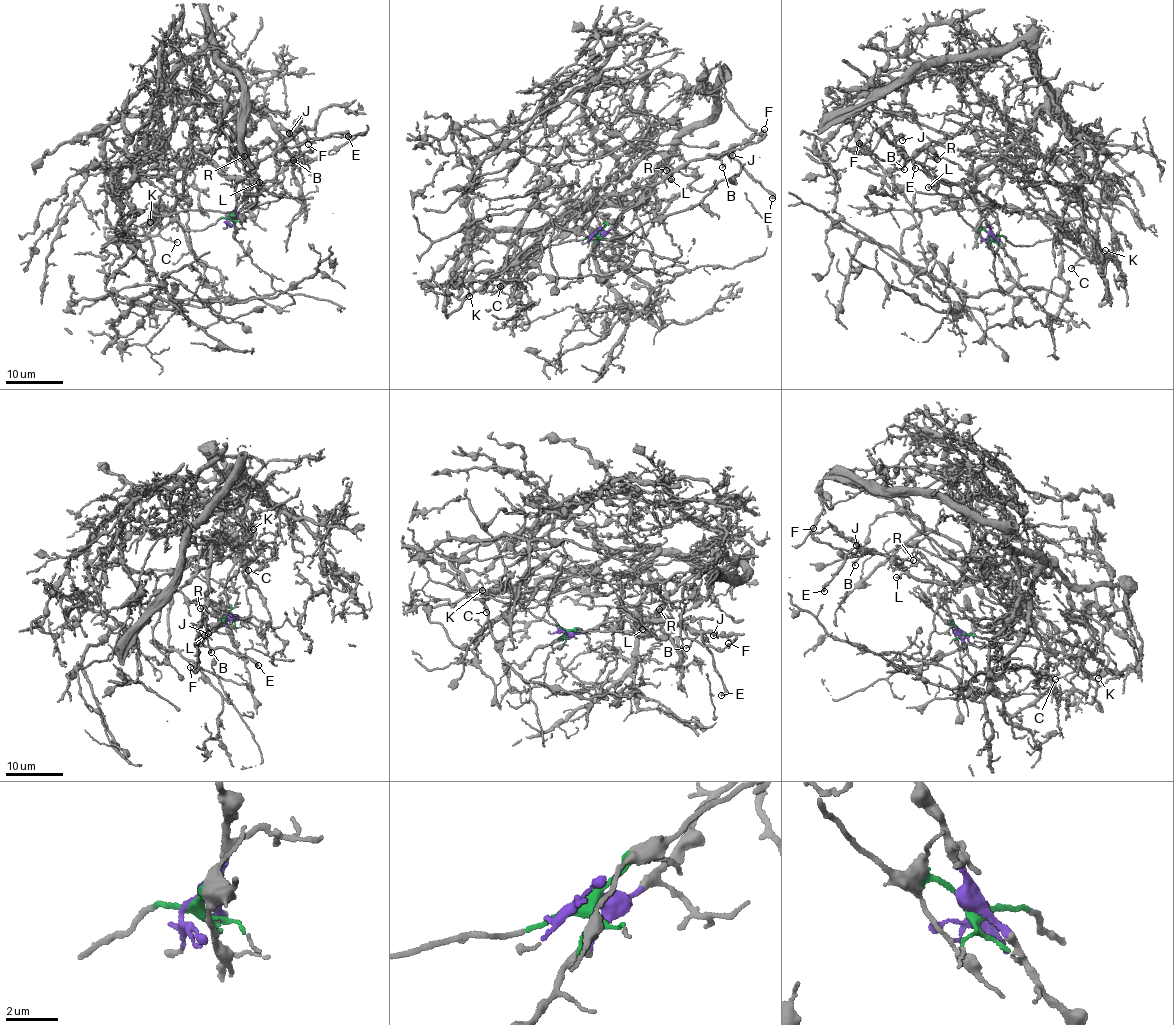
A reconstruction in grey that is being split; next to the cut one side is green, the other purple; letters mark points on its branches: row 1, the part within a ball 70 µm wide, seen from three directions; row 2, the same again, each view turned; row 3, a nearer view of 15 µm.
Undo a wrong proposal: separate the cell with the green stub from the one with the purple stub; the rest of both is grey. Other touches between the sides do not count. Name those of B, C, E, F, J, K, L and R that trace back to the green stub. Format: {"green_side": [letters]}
{"green_side": ["C", "K"]}

